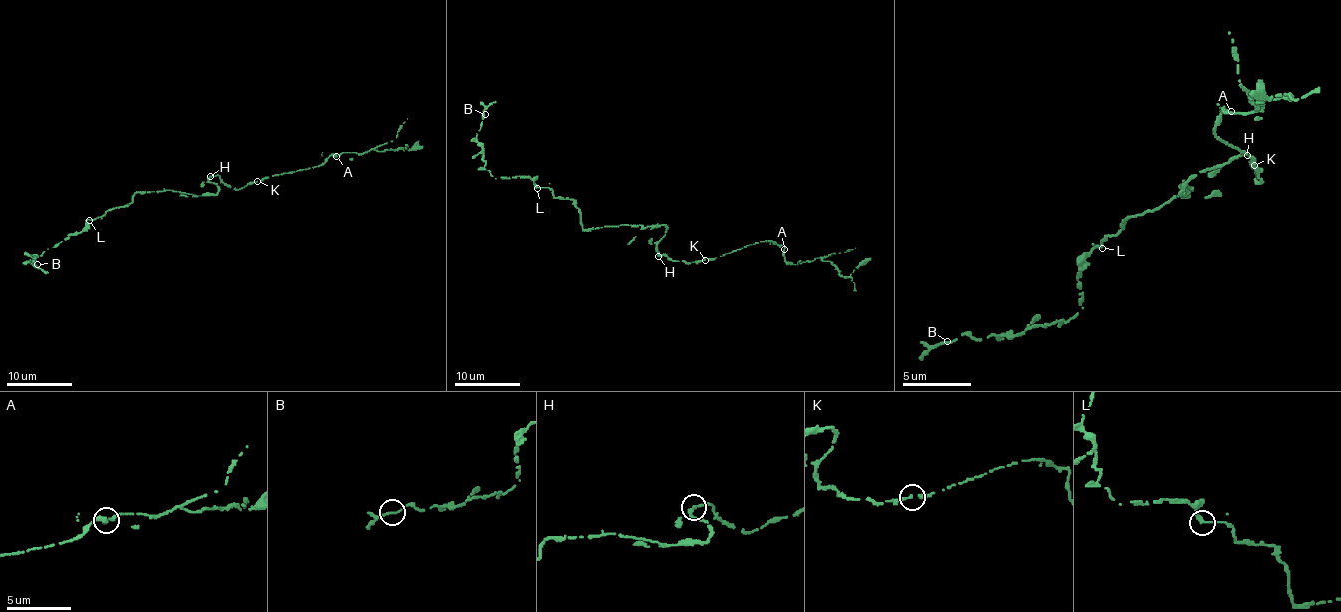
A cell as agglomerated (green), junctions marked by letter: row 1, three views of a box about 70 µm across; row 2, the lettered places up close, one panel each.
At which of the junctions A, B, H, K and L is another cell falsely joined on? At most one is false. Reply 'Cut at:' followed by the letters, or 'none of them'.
Cut at: none of them

